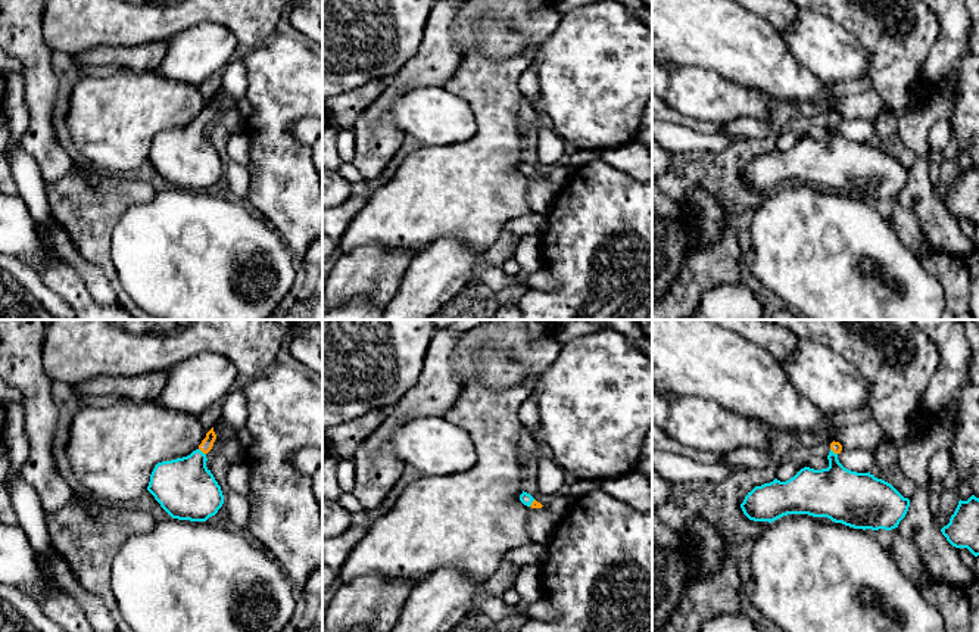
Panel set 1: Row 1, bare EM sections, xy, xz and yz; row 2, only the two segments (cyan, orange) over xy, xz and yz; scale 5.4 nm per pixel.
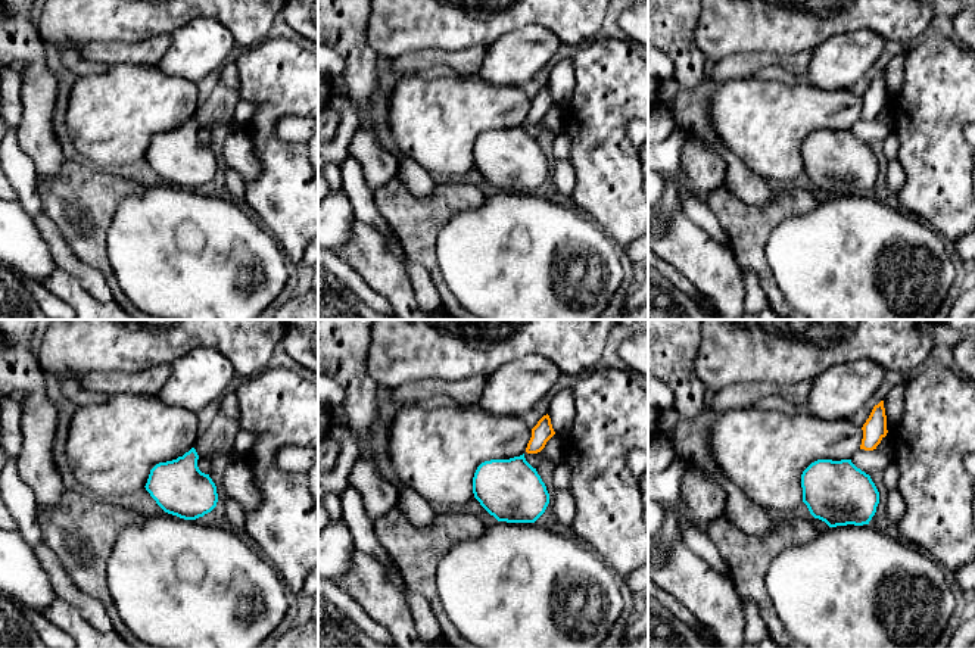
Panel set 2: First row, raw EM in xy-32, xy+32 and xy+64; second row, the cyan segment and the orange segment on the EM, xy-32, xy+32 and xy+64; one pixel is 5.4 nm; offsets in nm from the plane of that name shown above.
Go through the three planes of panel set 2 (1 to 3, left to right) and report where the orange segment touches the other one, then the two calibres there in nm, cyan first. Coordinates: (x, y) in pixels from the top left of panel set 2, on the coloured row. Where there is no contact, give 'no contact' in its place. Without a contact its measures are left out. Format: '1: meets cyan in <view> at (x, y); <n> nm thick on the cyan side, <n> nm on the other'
1: no contact
2: no contact
3: no contact

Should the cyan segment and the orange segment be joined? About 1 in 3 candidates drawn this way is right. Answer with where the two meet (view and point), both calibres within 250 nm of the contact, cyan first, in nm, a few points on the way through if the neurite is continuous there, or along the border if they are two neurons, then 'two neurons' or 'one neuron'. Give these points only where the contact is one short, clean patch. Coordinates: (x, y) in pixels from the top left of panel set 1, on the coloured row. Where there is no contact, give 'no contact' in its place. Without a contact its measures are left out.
meets cyan in xy at (200, 451); 320 nm thick on the cyan side, 70 nm on the other; runs through xy (186, 489), (187, 478), (200, 451), (205, 447); one neuron

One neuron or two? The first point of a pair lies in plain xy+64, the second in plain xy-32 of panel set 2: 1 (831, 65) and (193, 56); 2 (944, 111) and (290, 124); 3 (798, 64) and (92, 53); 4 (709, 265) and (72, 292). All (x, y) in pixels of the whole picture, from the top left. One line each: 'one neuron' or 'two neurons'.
1: one neuron
2: two neurons
3: one neuron
4: one neuron

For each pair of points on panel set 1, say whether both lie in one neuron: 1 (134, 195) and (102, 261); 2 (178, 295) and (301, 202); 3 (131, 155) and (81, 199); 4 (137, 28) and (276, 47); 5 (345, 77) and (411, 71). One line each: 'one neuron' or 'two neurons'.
1: one neuron
2: two neurons
3: two neurons
4: two neurons
5: two neurons

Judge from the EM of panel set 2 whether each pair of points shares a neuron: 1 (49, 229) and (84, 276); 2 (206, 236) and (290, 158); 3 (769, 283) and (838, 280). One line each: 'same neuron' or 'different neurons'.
1: same neuron
2: different neurons
3: different neurons

